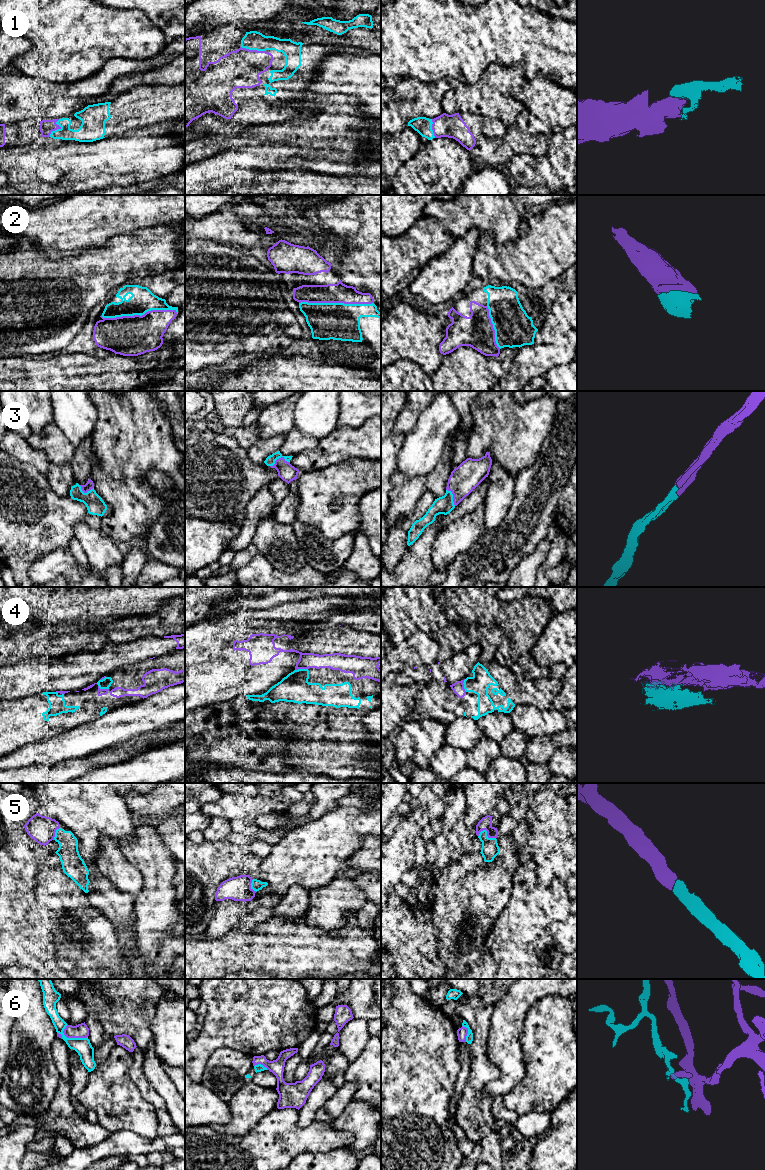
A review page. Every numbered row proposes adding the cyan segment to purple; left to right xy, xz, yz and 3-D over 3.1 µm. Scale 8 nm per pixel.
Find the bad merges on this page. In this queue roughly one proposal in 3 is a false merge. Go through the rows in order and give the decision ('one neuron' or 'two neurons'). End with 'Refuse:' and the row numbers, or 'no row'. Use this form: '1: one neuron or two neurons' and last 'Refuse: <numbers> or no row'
1: one neuron
2: one neuron
3: one neuron
4: two neurons
5: one neuron
6: two neurons
Refuse: 4, 6

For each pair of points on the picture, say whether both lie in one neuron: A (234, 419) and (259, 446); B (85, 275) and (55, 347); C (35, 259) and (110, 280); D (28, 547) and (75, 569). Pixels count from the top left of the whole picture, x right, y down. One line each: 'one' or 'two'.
A: two
B: one
C: one
D: two

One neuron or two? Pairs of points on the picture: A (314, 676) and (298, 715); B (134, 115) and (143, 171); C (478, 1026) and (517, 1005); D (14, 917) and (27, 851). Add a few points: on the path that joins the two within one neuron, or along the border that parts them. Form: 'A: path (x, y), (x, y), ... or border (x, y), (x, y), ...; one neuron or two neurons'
A: path (314, 686), (314, 699), (308, 705); one neuron
B: border (159, 123), (132, 128), (120, 134), (113, 134); two neurons
C: border (494, 1005), (490, 1031), (486, 1042); two neurons
D: path (13, 901), (13, 867); one neuron

